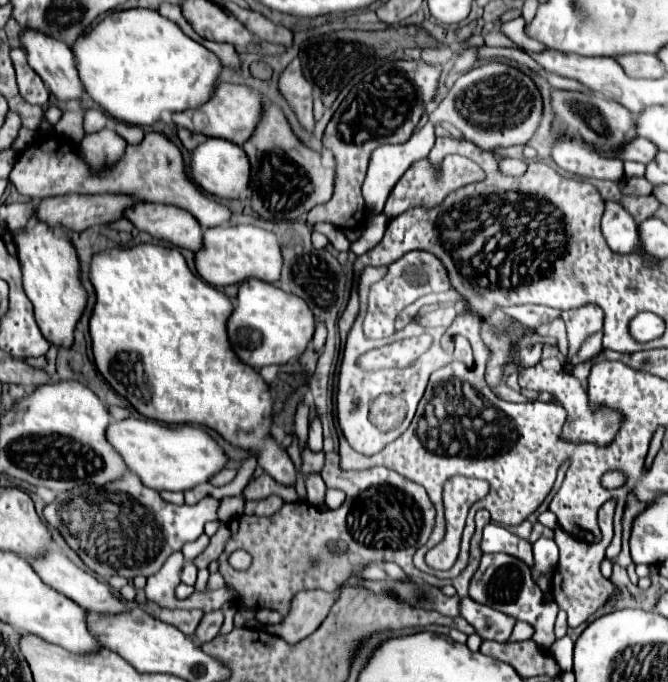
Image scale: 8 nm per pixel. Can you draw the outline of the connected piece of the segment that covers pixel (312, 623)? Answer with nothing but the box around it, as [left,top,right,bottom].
[267,590,339,640]

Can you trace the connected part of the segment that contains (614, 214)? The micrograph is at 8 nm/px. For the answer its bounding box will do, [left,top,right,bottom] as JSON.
[601,200,641,254]

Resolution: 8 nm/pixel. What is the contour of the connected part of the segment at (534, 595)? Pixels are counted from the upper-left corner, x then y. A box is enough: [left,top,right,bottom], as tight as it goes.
[469,554,559,648]

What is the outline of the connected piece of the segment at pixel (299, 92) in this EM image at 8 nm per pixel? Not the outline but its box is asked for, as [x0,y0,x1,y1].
[279,58,313,132]

